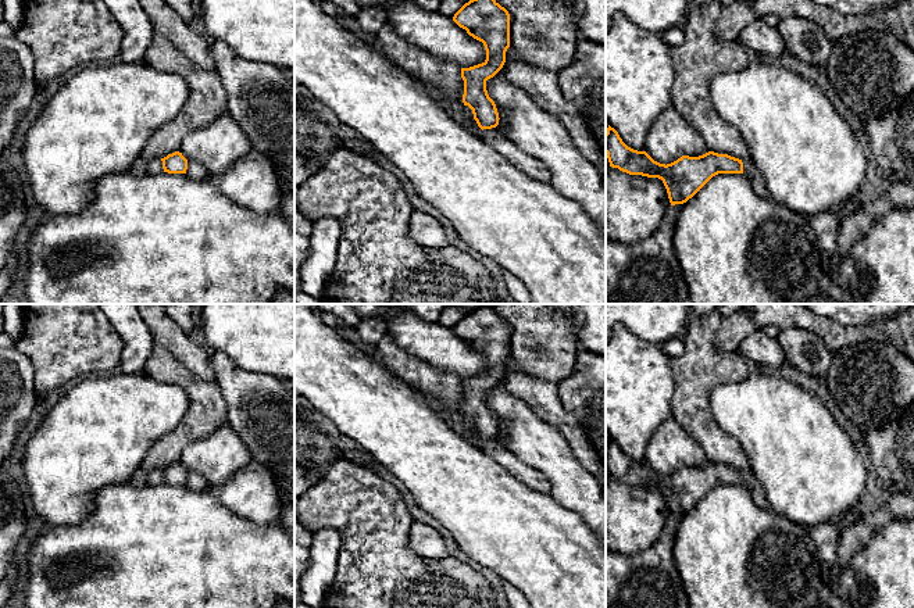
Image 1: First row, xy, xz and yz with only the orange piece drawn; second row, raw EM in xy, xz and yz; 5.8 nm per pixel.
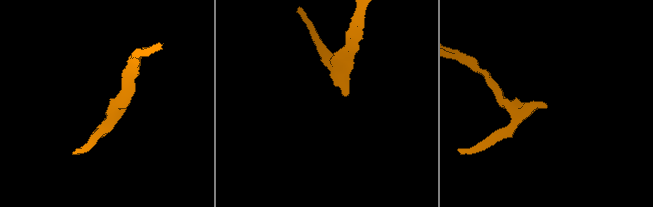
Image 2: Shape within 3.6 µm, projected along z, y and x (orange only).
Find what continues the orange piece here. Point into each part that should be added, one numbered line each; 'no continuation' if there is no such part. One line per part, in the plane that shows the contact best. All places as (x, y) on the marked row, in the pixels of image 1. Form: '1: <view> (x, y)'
1: xz (467, 117)

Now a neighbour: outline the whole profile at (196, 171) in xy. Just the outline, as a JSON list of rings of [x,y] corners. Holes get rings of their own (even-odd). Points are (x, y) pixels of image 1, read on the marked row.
[[[188,161],[186,175],[193,180],[203,180],[211,176],[200,162],[194,161]]]

